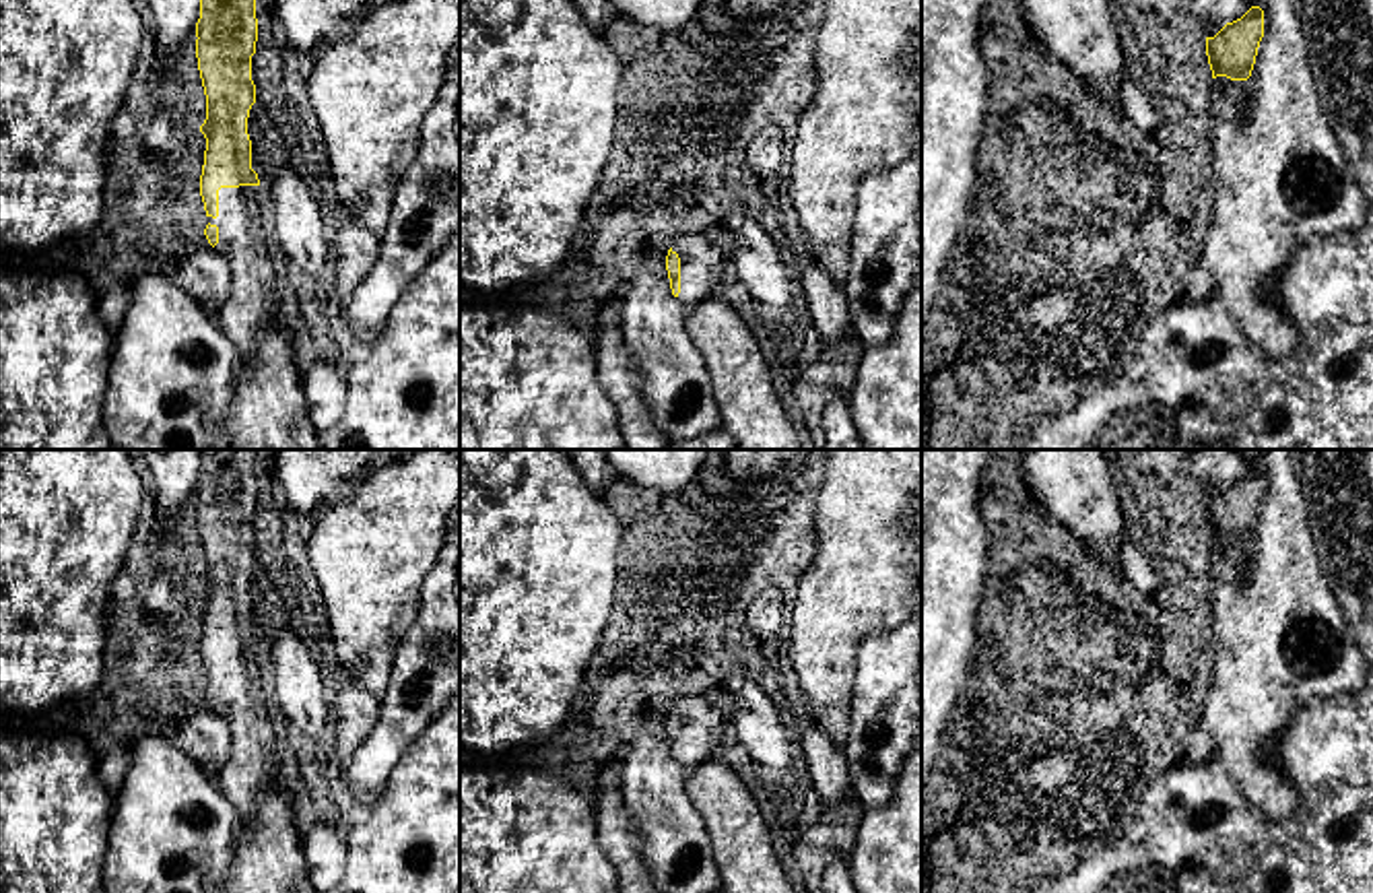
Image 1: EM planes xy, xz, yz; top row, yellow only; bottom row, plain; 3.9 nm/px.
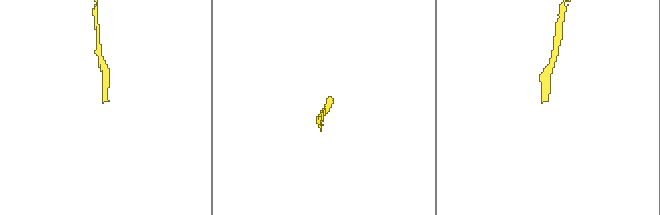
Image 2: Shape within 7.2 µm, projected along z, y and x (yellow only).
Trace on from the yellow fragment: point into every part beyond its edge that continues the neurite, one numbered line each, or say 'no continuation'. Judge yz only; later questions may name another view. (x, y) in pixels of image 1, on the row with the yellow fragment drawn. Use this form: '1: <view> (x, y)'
no continuation

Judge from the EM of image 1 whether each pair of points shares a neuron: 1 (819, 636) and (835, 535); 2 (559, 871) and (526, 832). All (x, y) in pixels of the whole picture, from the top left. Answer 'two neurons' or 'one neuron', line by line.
1: one neuron
2: one neuron

